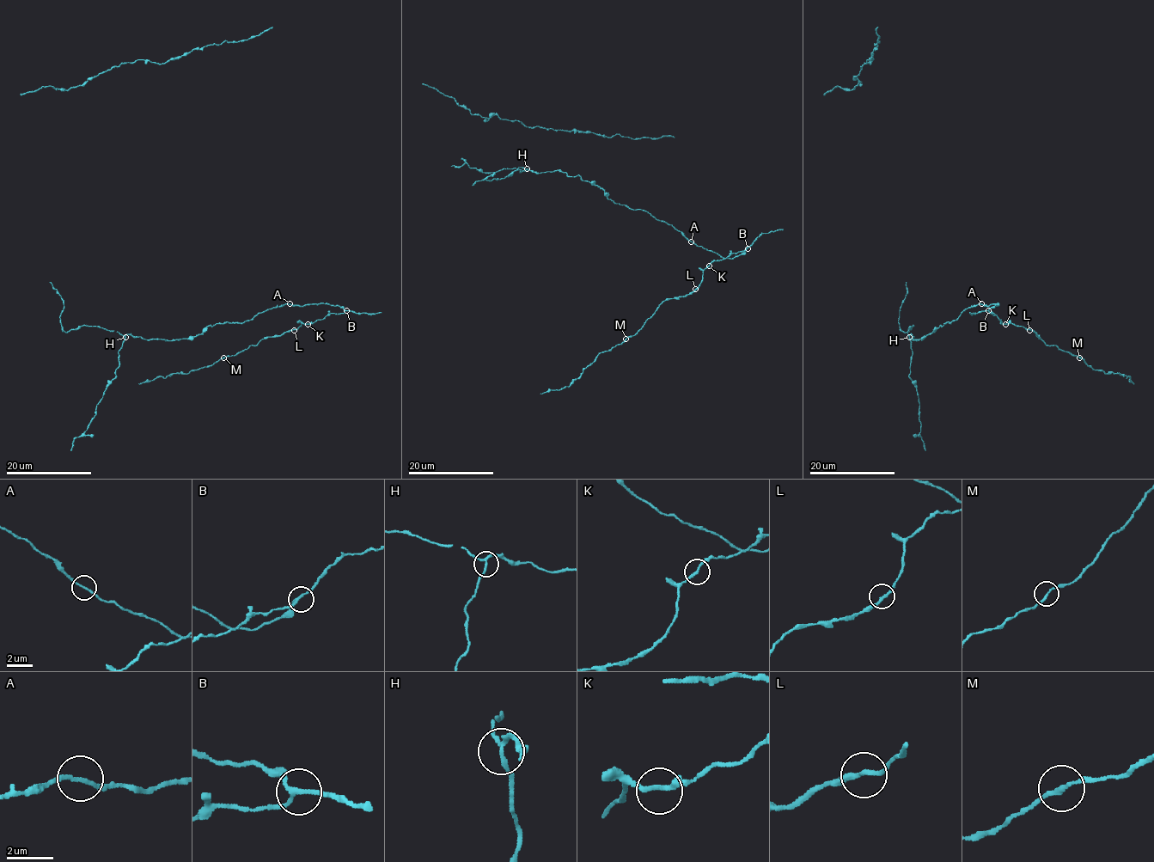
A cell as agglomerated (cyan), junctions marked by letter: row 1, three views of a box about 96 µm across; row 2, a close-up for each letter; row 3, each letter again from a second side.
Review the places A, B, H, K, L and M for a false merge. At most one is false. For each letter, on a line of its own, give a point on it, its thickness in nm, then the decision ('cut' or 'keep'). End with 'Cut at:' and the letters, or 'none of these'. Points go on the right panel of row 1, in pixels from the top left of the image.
A: place (981, 303); calibre 150 nm; keep
B: place (988, 310); calibre 170 nm; keep
H: place (909, 337); calibre 160 nm; cut
K: place (1005, 324); calibre 190 nm; keep
L: place (1029, 330); calibre 190 nm; keep
M: place (1079, 357); calibre 170 nm; keep
Cut at: H

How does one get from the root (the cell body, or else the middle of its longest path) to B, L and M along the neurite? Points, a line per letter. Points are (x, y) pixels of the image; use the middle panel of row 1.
B: (525, 169), (578, 175), (598, 185), (613, 202), (648, 211), (724, 258), (735, 258), (747, 248)
L: (525, 169), (578, 175), (613, 202), (648, 211), (724, 258), (746, 248), (712, 261), (695, 289)
M: (525, 169), (578, 175), (724, 258), (746, 248), (712, 261), (693, 291), (663, 301), (625, 339)

